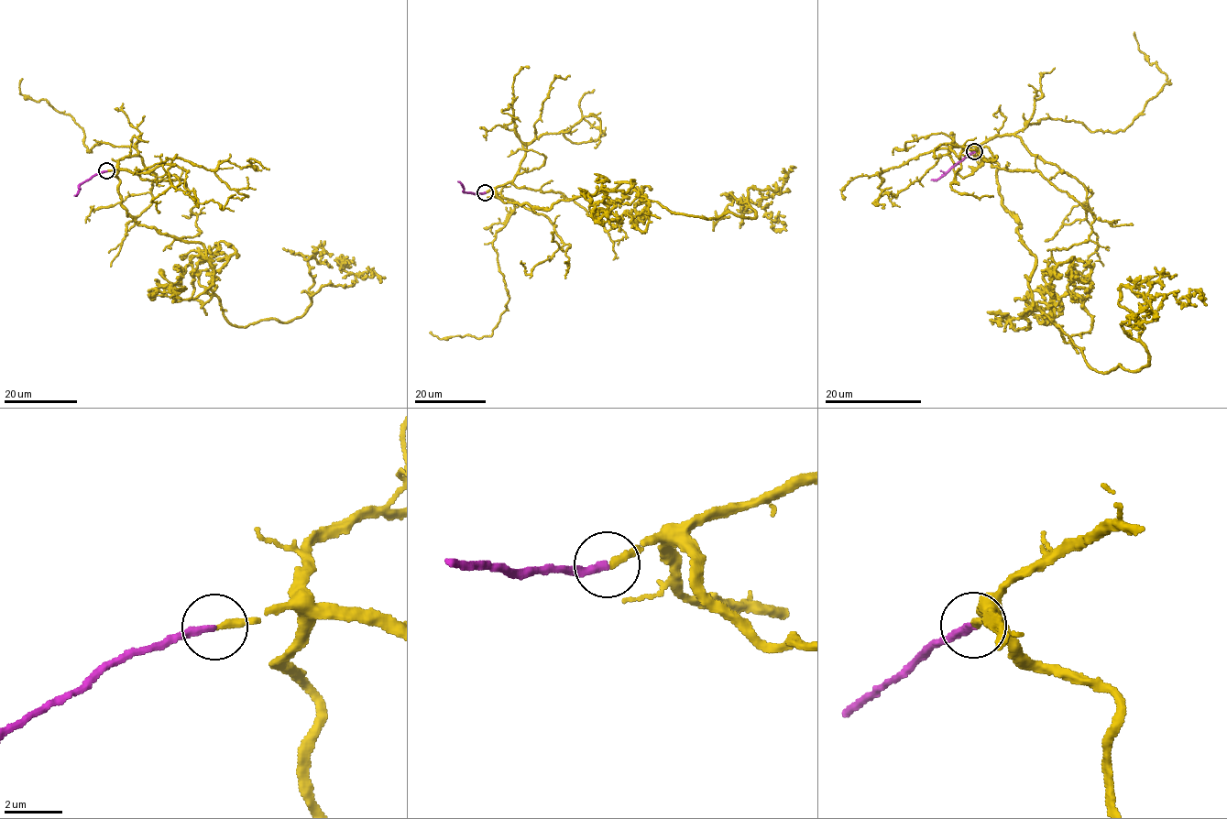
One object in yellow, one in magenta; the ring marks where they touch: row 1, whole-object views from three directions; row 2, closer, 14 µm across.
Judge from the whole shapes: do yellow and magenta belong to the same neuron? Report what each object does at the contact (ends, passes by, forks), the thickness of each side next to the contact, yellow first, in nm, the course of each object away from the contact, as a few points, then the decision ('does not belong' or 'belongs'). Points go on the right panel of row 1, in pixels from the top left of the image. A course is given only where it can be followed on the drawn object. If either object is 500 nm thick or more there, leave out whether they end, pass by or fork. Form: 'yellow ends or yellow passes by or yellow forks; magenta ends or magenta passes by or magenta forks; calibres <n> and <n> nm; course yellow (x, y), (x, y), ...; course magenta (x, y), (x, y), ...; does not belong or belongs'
yellow ends; magenta ends; calibres 240 and 240 nm; course yellow (974, 151), (1035, 256), (1032, 302), (1092, 368), (1147, 365), (1122, 324), (1199, 292); course magenta (974, 151), (936, 180), (931, 180); belongs

